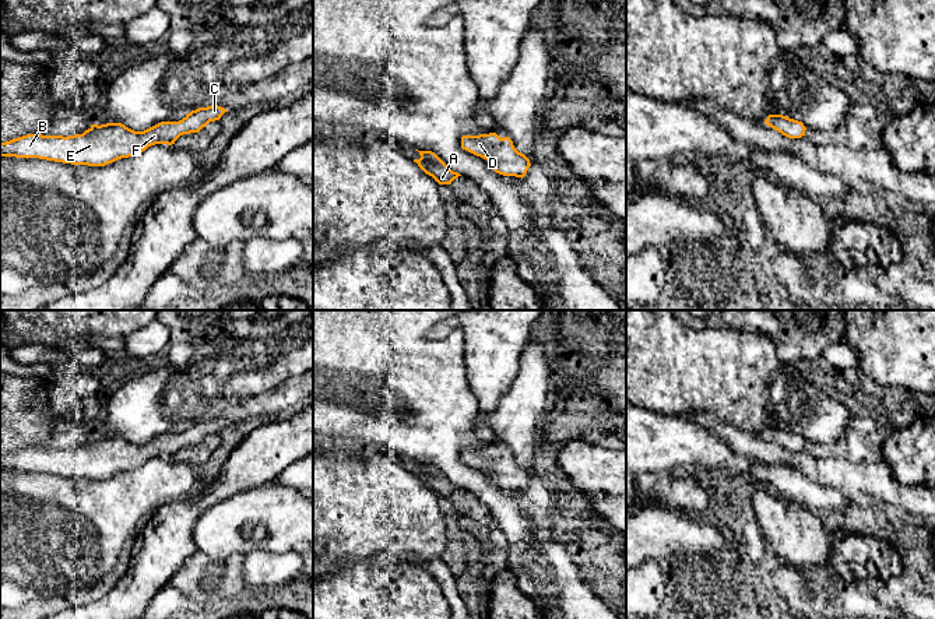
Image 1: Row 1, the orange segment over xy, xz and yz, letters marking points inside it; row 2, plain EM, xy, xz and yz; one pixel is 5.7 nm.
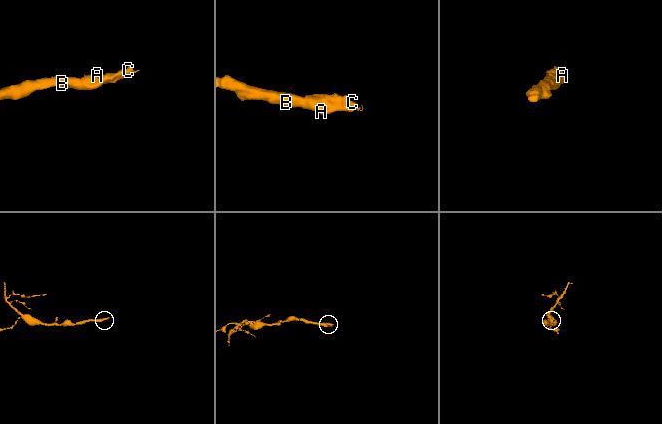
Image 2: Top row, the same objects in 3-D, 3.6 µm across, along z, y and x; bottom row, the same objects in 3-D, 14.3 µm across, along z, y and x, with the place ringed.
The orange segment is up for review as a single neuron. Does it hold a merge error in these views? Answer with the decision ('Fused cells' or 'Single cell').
Single cell

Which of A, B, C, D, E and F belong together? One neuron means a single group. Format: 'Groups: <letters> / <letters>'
Groups: A B C D E F

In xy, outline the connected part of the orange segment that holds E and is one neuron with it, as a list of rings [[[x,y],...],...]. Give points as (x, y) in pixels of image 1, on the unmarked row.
[[[211,418],[187,426],[179,435],[161,435],[144,444],[134,444],[122,436],[92,437],[82,447],[27,447],[0,456],[0,469],[39,471],[46,474],[105,479],[122,471],[136,469],[155,457],[172,458],[190,446],[198,446],[210,435],[219,433],[226,422]]]

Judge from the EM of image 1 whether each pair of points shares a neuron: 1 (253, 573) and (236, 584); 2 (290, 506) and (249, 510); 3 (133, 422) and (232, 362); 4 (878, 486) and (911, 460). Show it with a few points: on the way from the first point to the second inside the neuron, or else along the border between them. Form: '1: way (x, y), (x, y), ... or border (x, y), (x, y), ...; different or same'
1: border (243, 559), (243, 580), (246, 583); different
2: way (280, 510), (259, 510); same
3: way (158, 403), (194, 391), (207, 383); same
4: border (882, 457), (902, 484), (920, 485); different

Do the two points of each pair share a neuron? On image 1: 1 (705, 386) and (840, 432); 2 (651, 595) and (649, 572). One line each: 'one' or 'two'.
1: one
2: one

